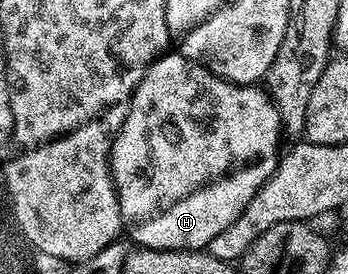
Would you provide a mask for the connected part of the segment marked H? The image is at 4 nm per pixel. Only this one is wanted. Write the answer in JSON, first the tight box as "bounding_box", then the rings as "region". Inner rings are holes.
{"bounding_box":[109,50,283,252],"region":[[[177,50],[158,56],[150,64],[139,86],[133,92],[133,100],[129,103],[129,113],[123,126],[114,136],[113,150],[109,153],[109,167],[113,170],[113,185],[117,187],[117,197],[121,207],[121,223],[127,236],[129,232],[128,239],[134,245],[166,252],[201,250],[209,245],[211,238],[215,238],[215,234],[223,234],[223,230],[227,230],[231,222],[239,219],[243,210],[255,198],[257,191],[273,177],[273,173],[279,167],[277,143],[281,140],[281,132],[283,133],[283,119],[272,95],[264,87],[262,88],[257,84],[233,84],[222,76],[214,74],[210,68],[199,61],[181,55]]]}

